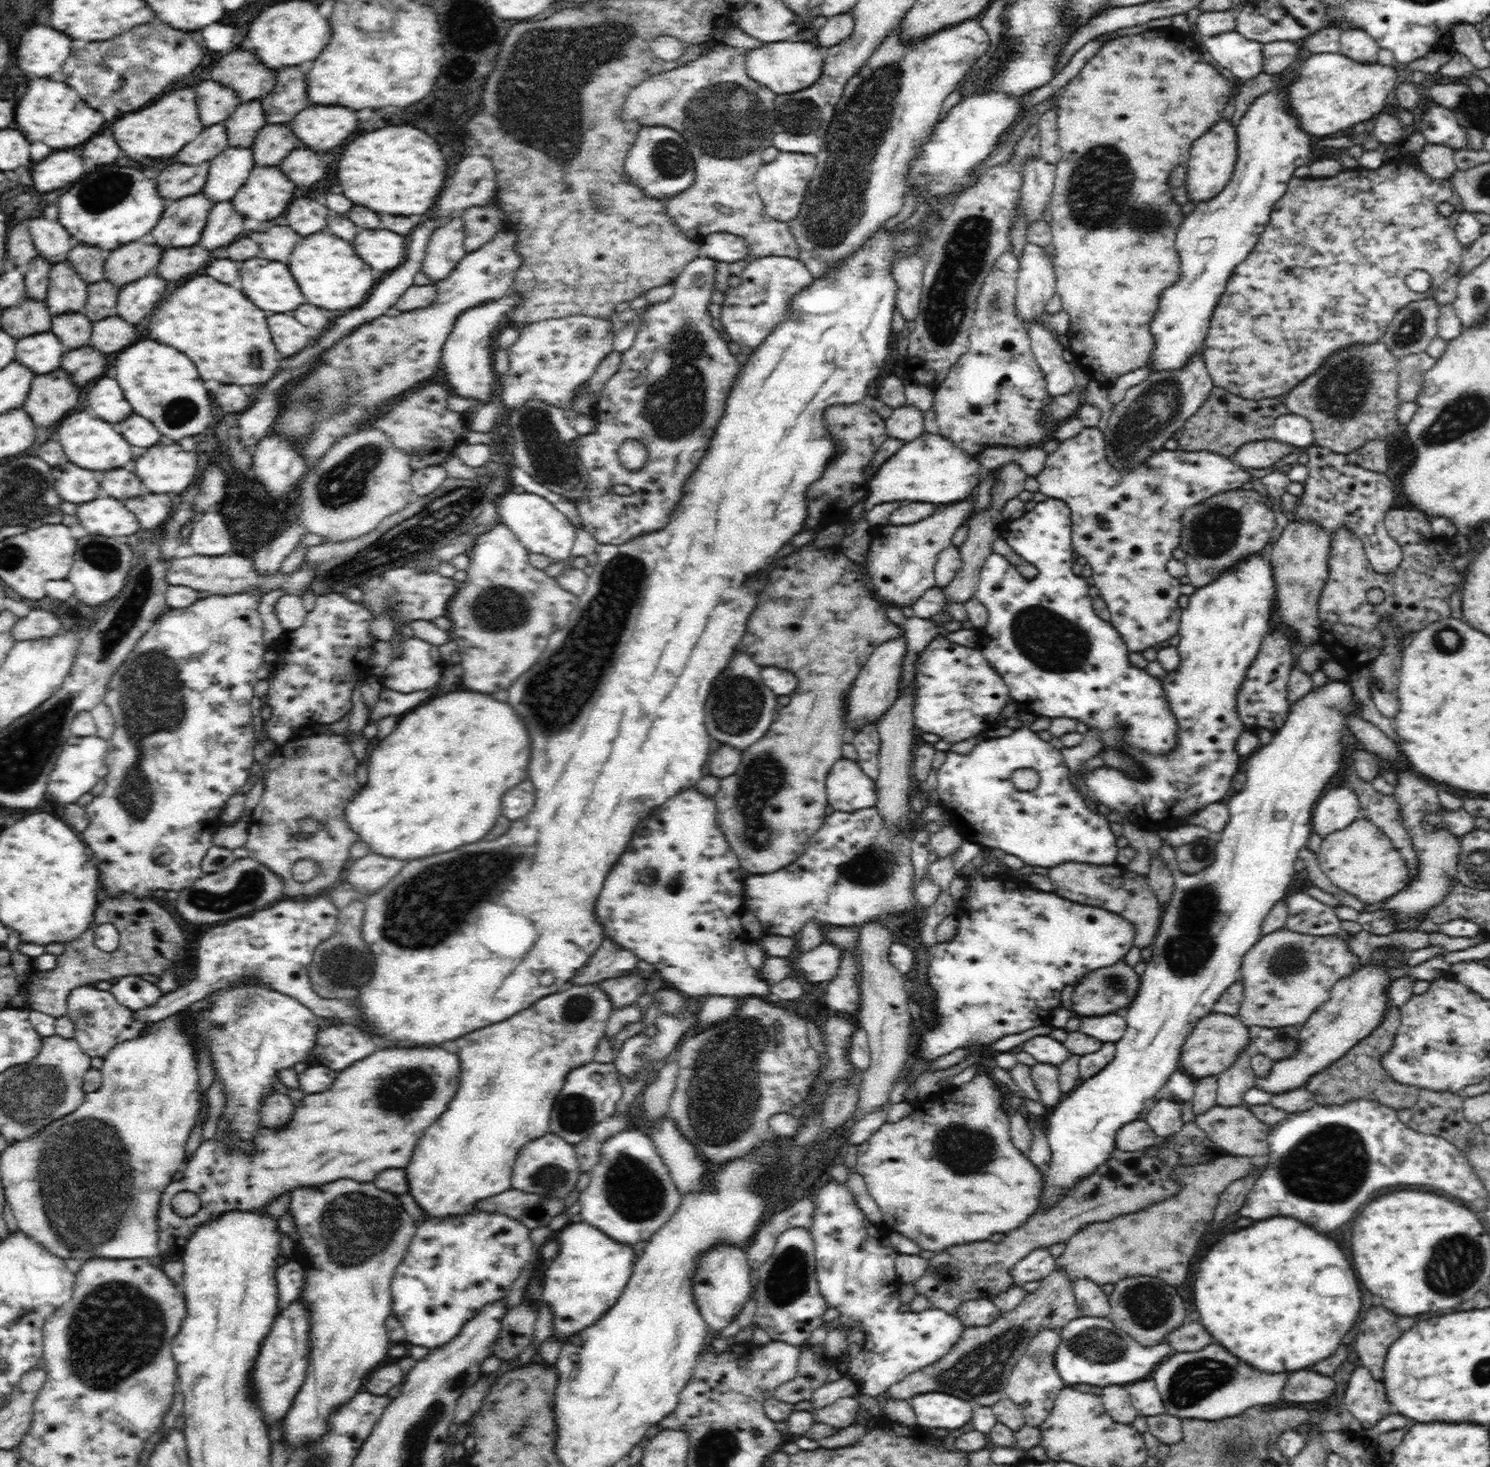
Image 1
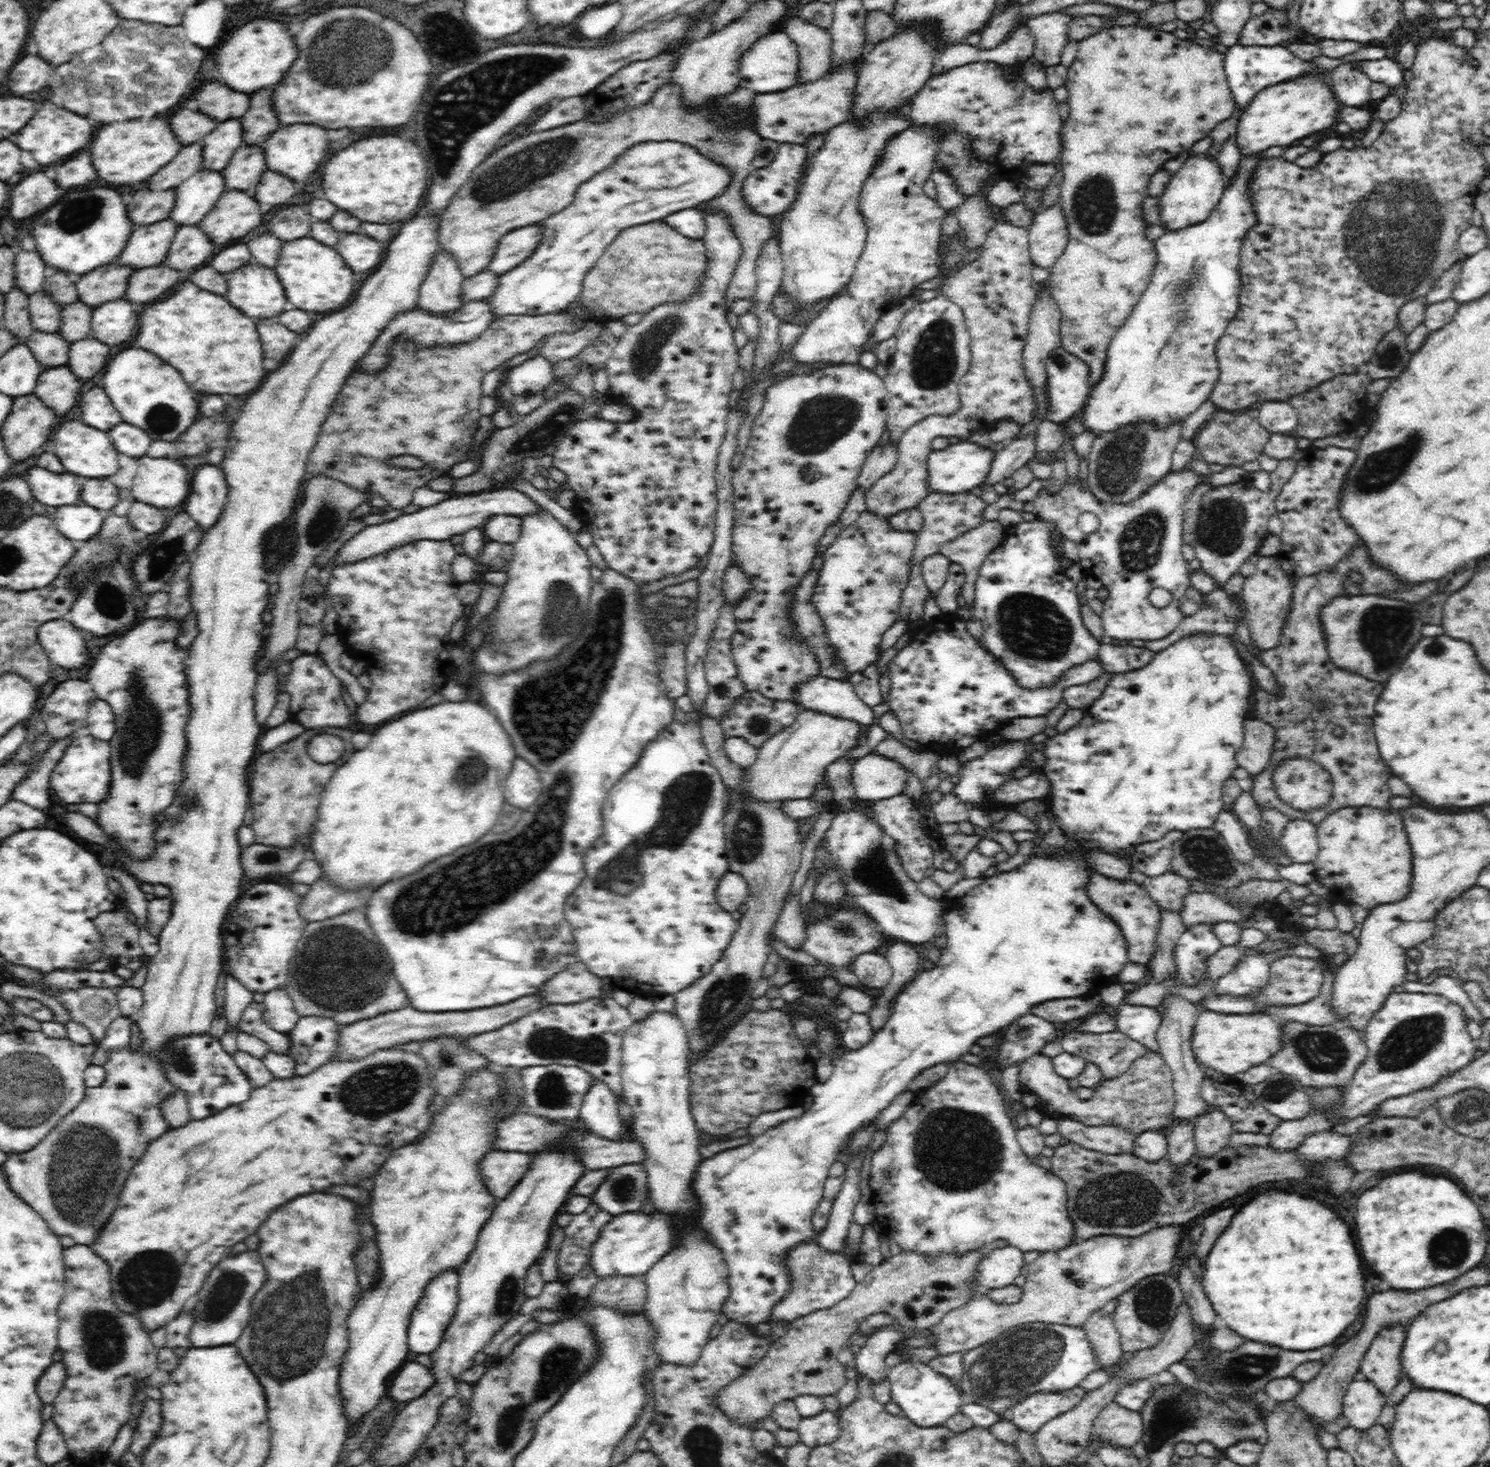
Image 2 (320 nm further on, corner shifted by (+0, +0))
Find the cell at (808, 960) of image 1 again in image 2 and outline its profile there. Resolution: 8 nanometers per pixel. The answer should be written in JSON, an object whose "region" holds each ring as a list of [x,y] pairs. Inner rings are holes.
{"region":[[[862,953],[856,956],[852,972],[861,984],[872,988],[883,989],[893,975],[892,966],[884,955],[878,953]]]}

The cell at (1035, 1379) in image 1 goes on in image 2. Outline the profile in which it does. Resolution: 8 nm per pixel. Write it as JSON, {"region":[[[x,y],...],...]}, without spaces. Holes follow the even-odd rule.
{"region":[[[1076,1387],[1057,1393],[1030,1394],[1012,1406],[1008,1419],[1019,1429],[1035,1434],[1046,1422],[1078,1406],[1086,1393],[1083,1388]]]}

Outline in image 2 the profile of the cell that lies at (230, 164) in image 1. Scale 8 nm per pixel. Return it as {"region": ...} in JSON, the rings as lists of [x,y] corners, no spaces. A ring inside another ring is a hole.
{"region":[[[203,168],[175,189],[170,221],[176,221],[180,227],[198,225],[215,208],[220,195],[226,190],[221,171]]]}

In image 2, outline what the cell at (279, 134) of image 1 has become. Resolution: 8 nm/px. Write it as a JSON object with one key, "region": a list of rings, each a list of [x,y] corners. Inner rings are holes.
{"region":[[[265,143],[243,144],[221,171],[225,187],[230,190],[253,191],[267,171]]]}

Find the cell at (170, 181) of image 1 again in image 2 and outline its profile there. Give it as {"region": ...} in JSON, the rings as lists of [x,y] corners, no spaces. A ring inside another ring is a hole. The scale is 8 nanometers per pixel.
{"region":[[[146,186],[138,187],[140,190],[124,196],[128,219],[136,226],[144,226],[167,220],[174,208],[175,189],[150,190]]]}

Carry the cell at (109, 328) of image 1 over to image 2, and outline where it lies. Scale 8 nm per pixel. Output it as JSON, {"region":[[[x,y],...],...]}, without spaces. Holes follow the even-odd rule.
{"region":[[[87,337],[70,344],[67,367],[83,382],[96,376],[110,358],[107,344]]]}

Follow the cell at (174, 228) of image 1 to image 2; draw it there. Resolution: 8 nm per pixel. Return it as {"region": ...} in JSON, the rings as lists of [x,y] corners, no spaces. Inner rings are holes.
{"region":[[[170,218],[150,225],[134,226],[132,236],[116,263],[131,266],[134,271],[163,264],[179,228],[180,225]]]}

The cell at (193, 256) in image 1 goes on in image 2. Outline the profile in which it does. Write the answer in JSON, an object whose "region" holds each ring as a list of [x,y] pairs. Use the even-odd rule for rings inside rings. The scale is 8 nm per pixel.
{"region":[[[164,264],[136,270],[130,275],[124,298],[132,304],[146,304],[178,284],[182,272]]]}

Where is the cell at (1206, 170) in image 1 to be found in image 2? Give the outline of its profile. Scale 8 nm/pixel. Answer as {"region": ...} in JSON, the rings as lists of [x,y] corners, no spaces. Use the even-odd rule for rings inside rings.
{"region":[[[1201,155],[1189,156],[1181,168],[1172,174],[1166,190],[1159,196],[1161,225],[1170,230],[1182,230],[1188,226],[1205,222],[1218,207],[1226,180],[1216,158]]]}

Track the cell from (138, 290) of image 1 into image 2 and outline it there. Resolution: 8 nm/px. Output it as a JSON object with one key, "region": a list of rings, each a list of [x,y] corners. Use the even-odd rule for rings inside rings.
{"region":[[[122,298],[95,307],[88,336],[108,347],[126,342],[138,328],[138,312],[134,306],[137,305]]]}

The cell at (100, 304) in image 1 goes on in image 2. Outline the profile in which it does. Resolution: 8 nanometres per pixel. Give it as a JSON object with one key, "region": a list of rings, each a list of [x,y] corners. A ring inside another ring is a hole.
{"region":[[[76,301],[61,310],[59,333],[66,342],[76,342],[88,337],[94,307]]]}

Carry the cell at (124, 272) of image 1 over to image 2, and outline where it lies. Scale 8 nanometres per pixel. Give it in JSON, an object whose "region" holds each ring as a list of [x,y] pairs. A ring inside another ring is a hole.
{"region":[[[116,261],[76,278],[78,301],[98,307],[106,302],[124,298],[127,284],[134,269]]]}

